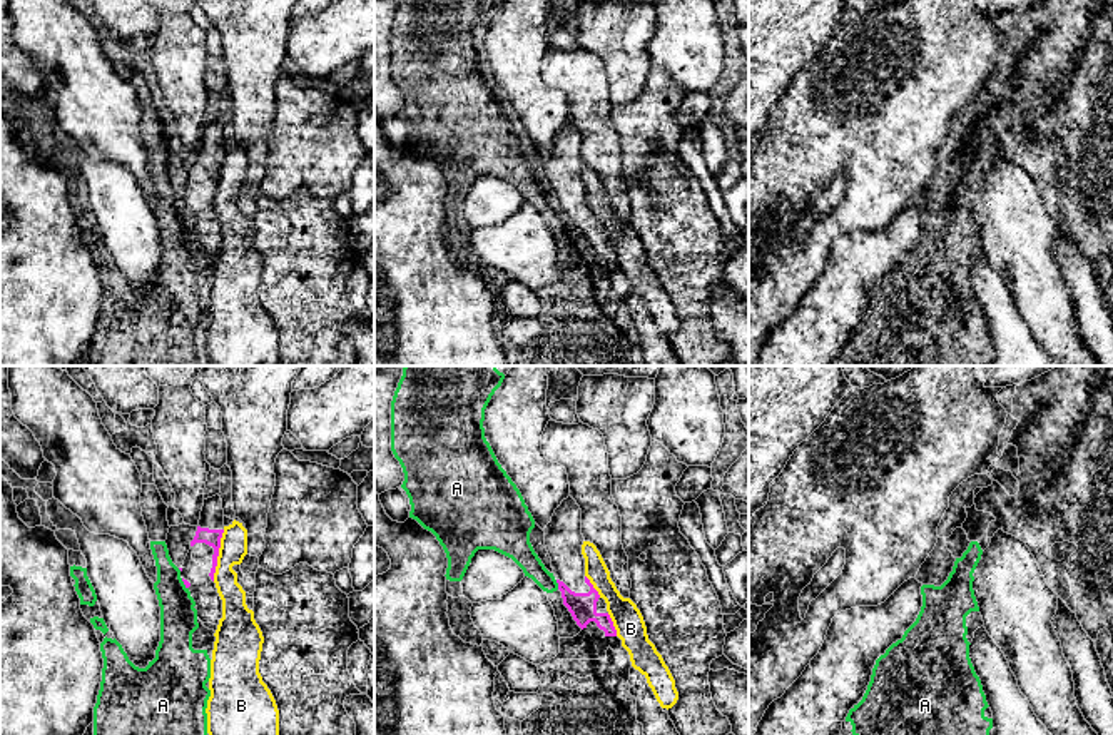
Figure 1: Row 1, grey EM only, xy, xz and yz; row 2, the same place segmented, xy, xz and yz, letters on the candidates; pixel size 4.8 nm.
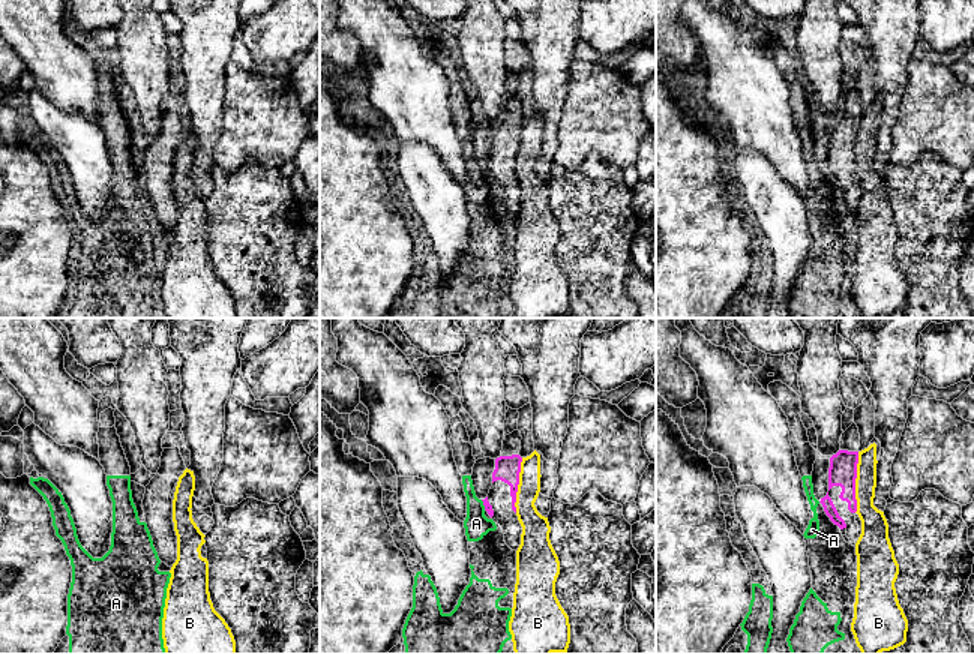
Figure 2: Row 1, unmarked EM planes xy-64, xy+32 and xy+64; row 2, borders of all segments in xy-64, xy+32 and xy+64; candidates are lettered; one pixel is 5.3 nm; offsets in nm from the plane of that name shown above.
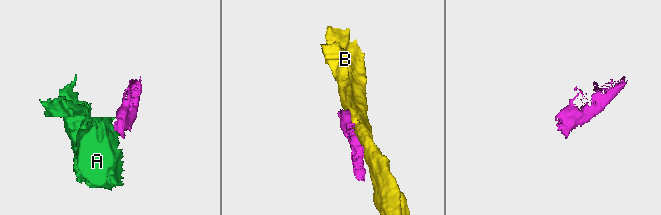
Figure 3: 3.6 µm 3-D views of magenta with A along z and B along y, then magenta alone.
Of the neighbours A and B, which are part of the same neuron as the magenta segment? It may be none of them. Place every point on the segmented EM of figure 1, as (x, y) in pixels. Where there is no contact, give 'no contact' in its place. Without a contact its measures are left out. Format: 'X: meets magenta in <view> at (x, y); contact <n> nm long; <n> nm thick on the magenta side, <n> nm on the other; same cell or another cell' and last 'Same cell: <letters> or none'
A: meets magenta in xz at (559, 585); contact 50 nm long; 130 nm thick on the magenta side, 120 nm on the other; another cell
B: meets magenta in xy at (218, 555); contact 260 nm long; 80 nm thick on the magenta side, 130 nm on the other; another cell
Same cell: none

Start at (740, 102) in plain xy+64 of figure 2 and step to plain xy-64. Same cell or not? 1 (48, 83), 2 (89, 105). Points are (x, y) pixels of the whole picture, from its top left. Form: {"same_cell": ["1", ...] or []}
{"same_cell": ["1", "2"]}

